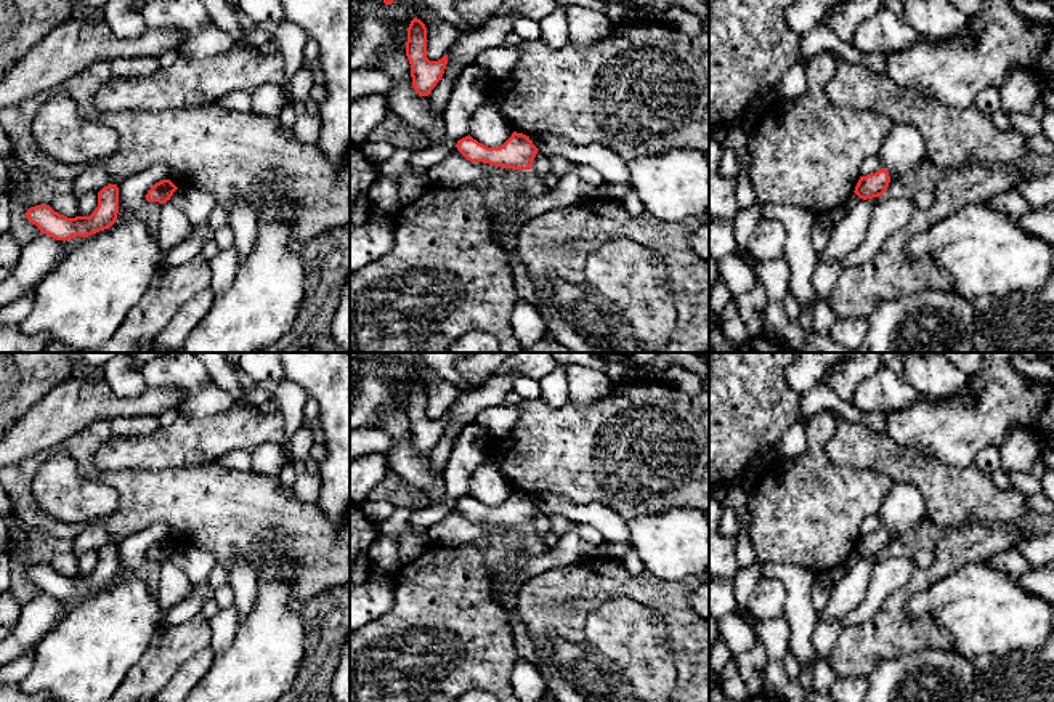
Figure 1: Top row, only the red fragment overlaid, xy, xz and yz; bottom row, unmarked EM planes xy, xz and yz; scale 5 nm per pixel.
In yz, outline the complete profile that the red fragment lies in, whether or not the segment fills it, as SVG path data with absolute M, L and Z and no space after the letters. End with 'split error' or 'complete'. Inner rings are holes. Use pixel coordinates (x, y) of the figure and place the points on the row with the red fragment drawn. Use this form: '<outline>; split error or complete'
M881 168L876 173L860 176L853 192L863 200L879 197L886 192L889 183L889 171L886 168Z; complete

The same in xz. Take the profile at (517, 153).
M513 131L512 136L497 147L488 147L470 135L459 139L457 151L470 162L483 162L502 168L531 170L537 147L529 136Z; complete

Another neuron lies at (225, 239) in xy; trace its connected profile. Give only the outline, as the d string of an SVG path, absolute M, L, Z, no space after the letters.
M229 224L217 229L213 232L213 240L217 242L220 250L228 250L234 247L234 234Z

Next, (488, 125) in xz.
M484 99L470 119L470 136L488 147L502 146L513 130L489 99Z

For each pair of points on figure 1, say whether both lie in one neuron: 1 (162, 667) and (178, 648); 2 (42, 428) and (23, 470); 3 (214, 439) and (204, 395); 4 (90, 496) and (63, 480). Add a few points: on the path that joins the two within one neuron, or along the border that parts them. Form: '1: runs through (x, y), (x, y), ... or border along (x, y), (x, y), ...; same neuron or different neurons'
1: runs through (164, 662), (174, 653); same neuron
2: border along (32, 455), (16, 462); different neurons
3: border along (235, 404), (228, 411), (202, 417), (180, 415); different neurons
4: runs through (84, 496), (79, 496), (69, 486); same neuron

